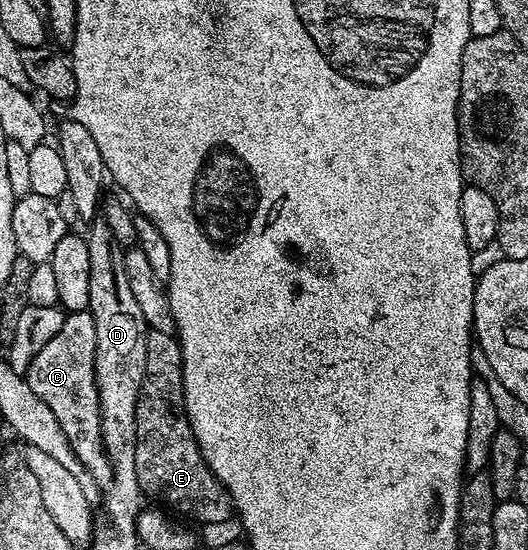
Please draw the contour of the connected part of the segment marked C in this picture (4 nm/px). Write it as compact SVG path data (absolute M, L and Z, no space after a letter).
M89 312L66 316L59 335L43 346L29 364L27 380L31 391L47 403L51 415L59 423L75 459L91 474L98 486L104 487L113 478L113 464L101 442L101 400L95 379L95 319Z

